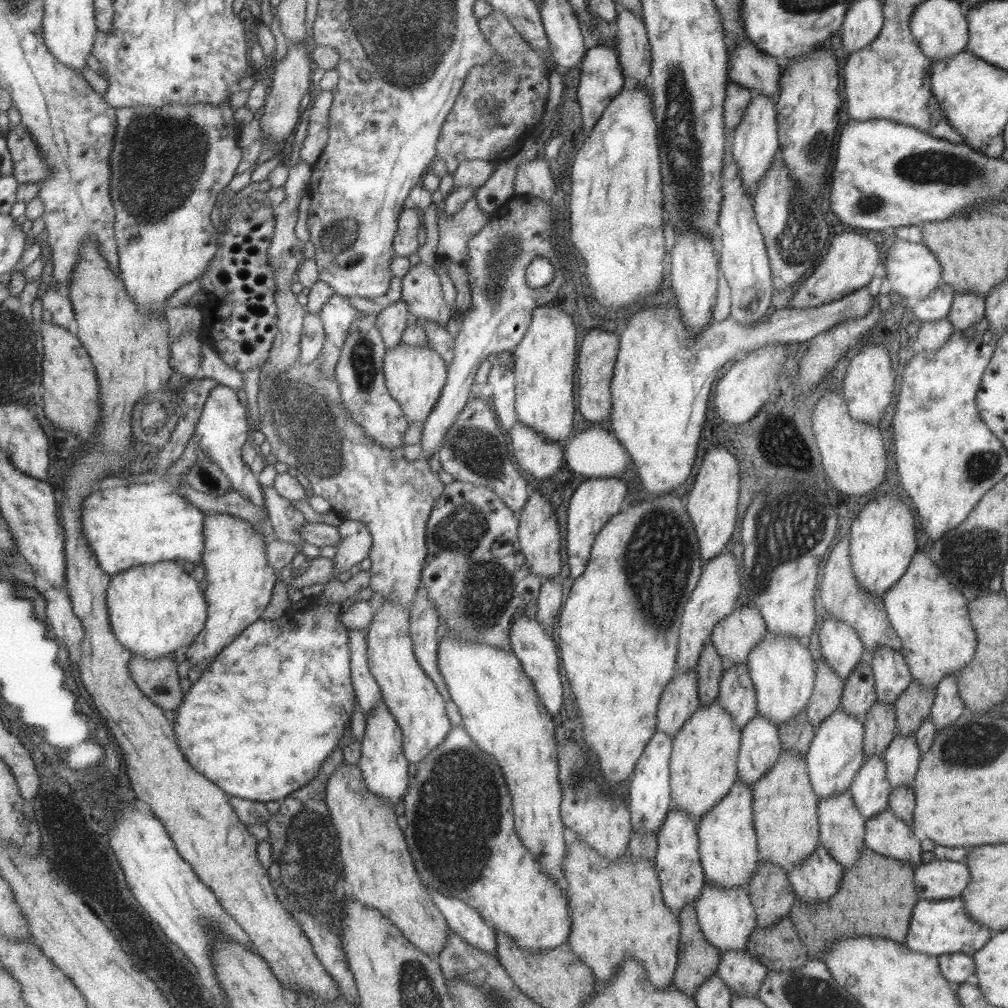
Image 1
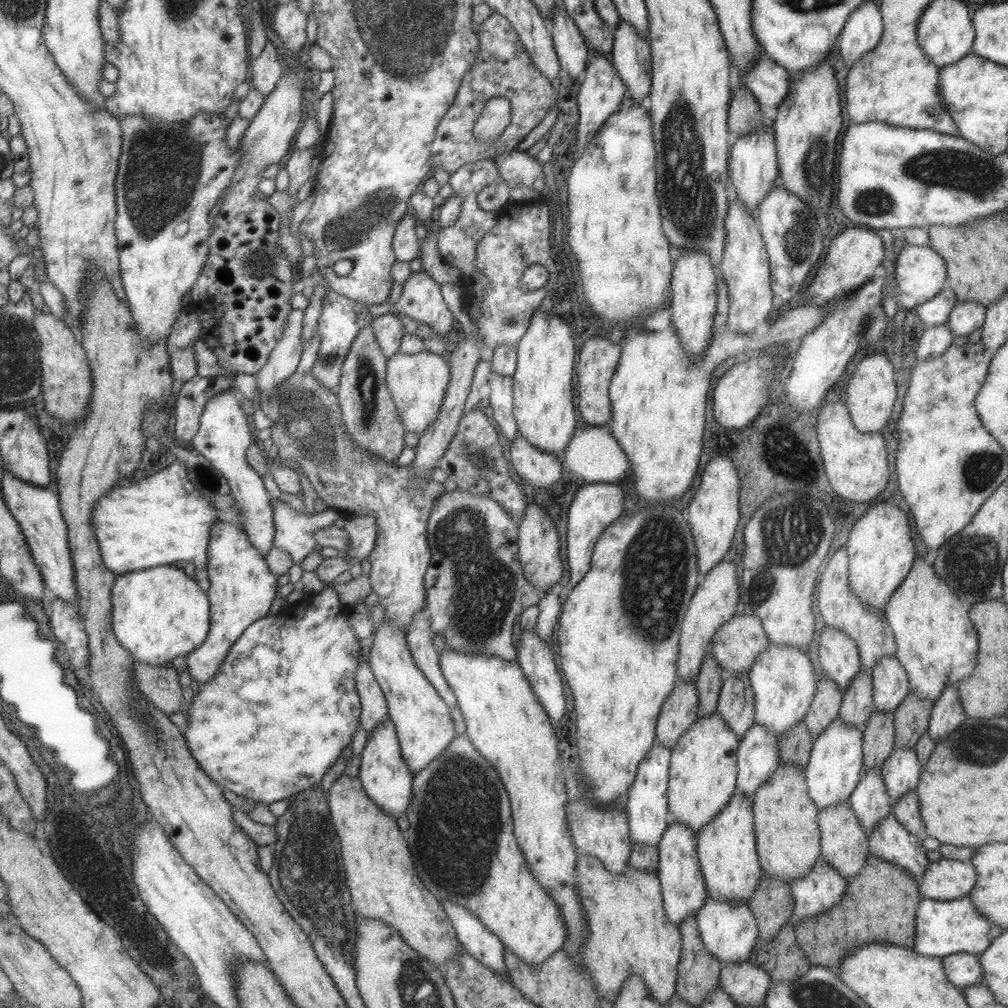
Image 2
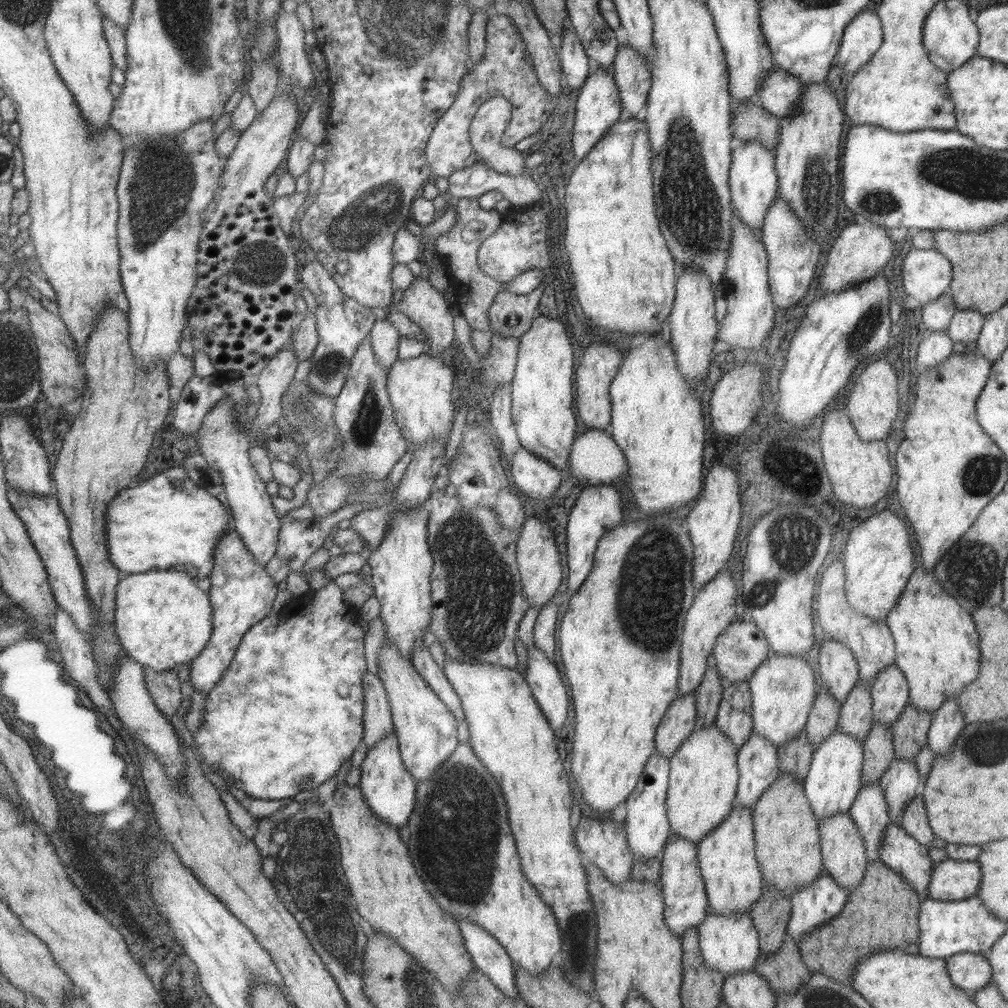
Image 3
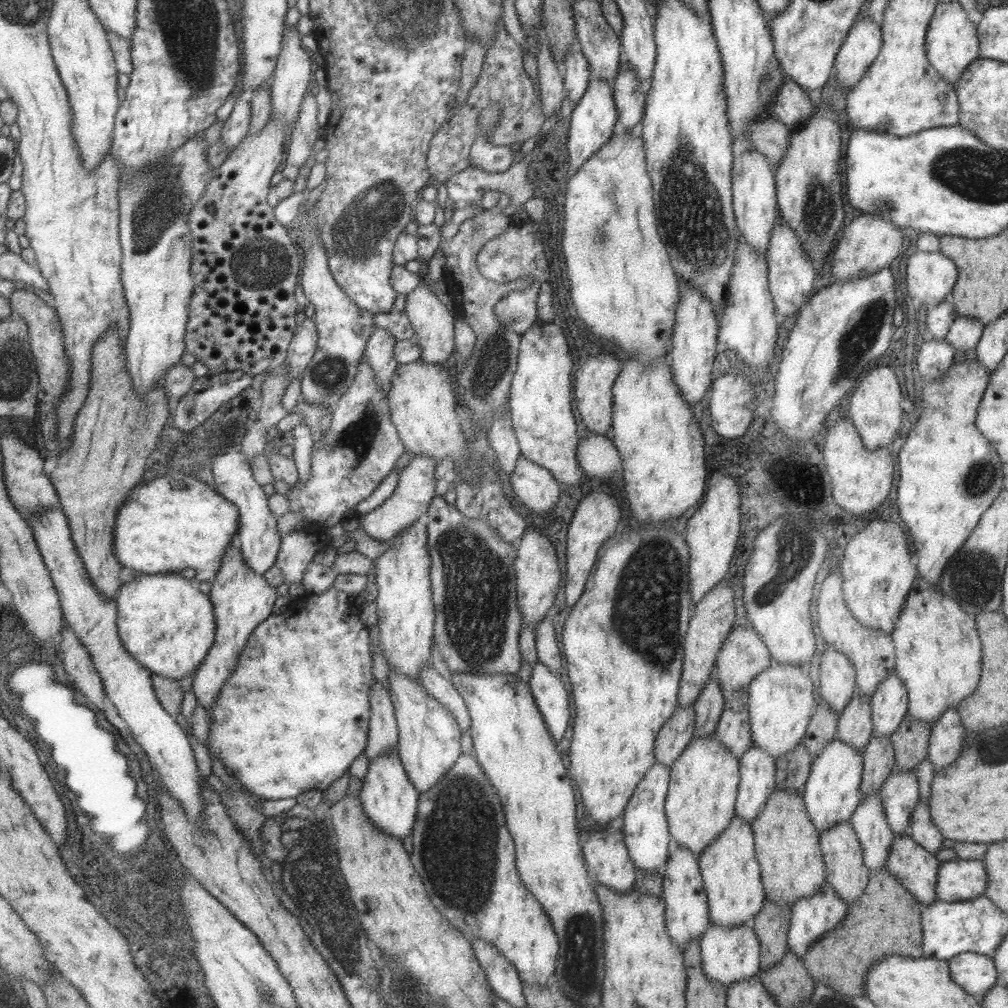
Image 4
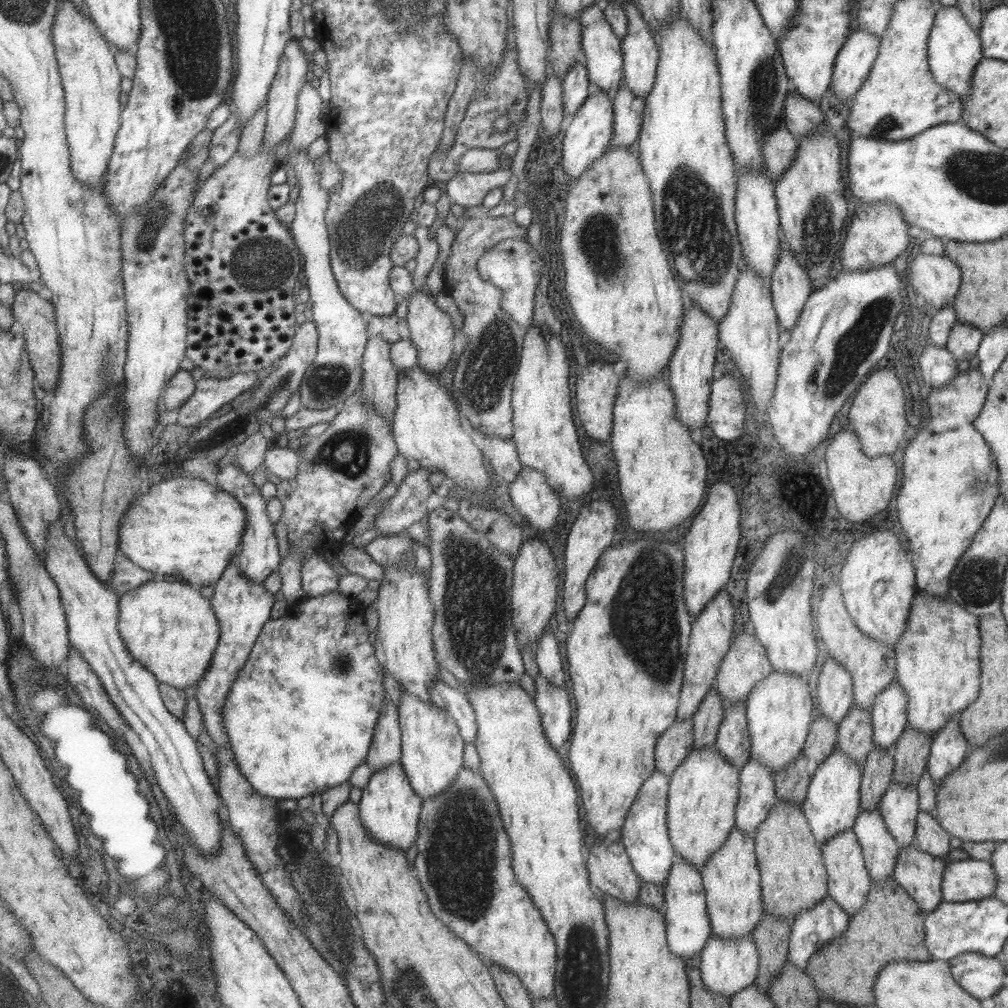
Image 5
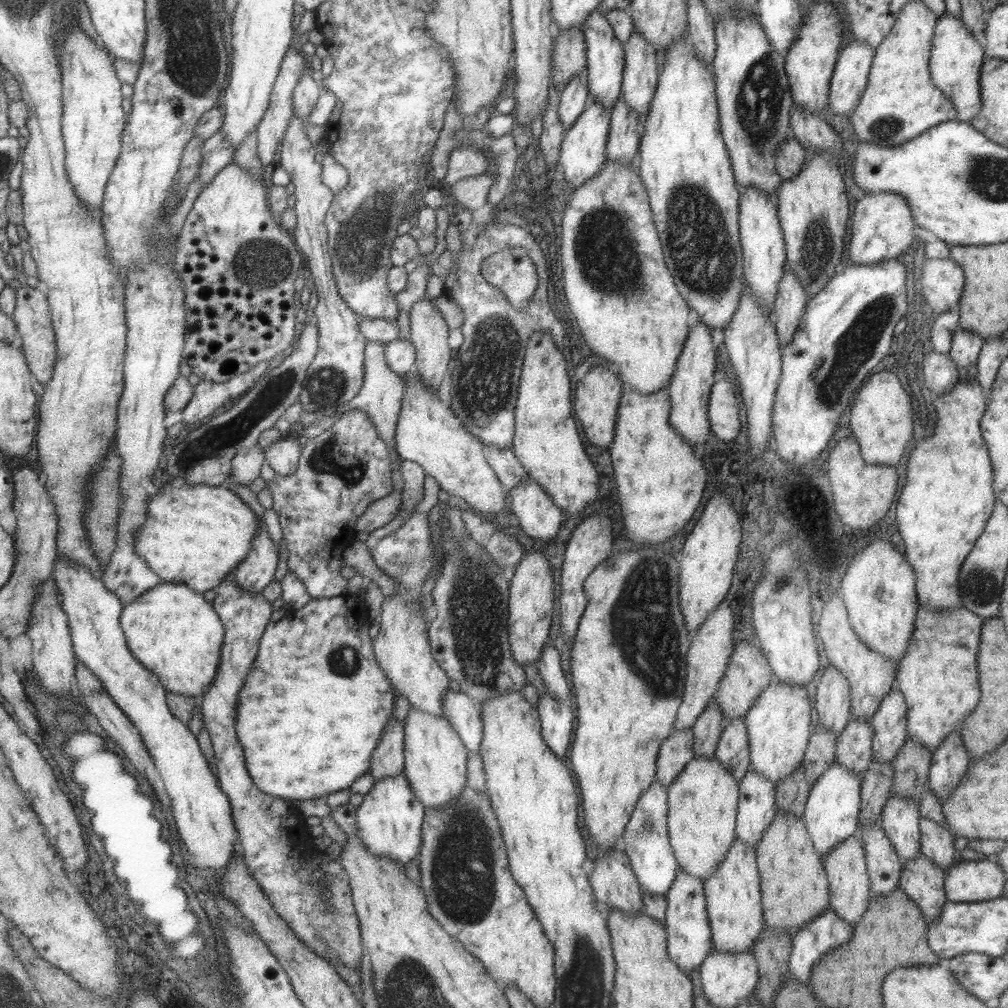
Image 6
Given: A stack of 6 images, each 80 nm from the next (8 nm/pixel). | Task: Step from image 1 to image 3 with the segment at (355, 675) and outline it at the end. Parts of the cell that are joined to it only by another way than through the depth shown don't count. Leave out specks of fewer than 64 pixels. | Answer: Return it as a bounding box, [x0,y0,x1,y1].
[361,671,393,748]

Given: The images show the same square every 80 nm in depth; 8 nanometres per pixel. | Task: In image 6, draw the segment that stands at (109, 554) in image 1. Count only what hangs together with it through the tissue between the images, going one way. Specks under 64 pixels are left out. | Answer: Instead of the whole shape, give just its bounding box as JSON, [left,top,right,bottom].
[133,482,259,593]

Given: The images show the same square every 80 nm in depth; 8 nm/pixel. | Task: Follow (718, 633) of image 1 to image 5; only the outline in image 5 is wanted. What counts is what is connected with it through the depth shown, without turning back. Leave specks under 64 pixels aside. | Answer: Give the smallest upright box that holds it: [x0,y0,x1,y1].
[713,628,772,703]

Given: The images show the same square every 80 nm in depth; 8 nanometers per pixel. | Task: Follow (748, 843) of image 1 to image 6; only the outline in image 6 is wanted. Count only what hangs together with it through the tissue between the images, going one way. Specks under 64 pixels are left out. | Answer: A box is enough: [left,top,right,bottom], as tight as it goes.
[702,839,765,953]

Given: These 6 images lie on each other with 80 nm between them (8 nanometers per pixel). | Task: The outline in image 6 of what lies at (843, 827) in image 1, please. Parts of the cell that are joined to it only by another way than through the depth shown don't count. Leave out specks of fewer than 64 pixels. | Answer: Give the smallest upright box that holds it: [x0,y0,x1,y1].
[822,836,873,926]

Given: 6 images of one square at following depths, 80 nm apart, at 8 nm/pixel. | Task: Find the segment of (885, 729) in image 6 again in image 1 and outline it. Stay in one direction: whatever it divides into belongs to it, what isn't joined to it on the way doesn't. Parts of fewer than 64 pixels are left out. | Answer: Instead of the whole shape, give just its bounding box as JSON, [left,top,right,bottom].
[871,646,911,704]

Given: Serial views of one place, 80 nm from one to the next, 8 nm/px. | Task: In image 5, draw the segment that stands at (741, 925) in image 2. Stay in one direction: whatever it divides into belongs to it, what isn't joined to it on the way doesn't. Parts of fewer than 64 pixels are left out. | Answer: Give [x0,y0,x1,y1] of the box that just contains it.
[699,933,759,1000]

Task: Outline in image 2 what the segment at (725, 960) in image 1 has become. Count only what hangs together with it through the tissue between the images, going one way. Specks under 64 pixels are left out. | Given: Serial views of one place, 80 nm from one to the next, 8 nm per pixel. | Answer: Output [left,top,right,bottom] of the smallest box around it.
[718,962,771,1007]

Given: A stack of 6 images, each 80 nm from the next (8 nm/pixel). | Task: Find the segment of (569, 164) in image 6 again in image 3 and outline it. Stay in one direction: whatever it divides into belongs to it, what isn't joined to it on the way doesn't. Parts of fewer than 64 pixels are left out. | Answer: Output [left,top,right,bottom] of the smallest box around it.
[571,66,624,160]

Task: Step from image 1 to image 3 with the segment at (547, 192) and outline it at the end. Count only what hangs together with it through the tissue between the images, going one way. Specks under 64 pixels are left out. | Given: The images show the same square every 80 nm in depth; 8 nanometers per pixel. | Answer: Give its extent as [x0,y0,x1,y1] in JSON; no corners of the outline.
[468,97,527,176]

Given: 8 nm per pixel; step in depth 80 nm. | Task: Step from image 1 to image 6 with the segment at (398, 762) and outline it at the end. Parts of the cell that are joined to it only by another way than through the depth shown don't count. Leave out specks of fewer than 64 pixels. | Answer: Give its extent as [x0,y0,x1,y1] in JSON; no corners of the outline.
[356,773,424,866]

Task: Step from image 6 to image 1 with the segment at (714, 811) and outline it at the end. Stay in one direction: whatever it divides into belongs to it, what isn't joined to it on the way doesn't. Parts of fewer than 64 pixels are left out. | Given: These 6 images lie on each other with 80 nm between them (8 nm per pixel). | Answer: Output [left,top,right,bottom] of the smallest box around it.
[668,699,740,822]

